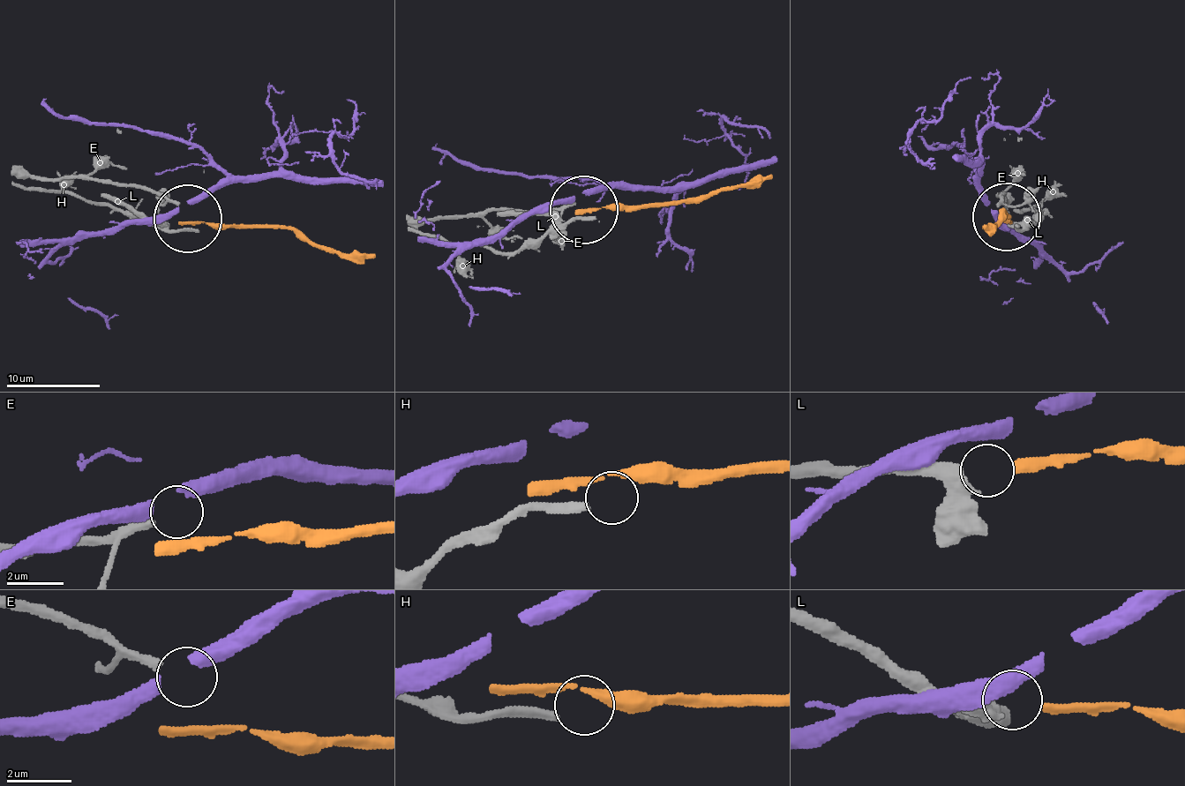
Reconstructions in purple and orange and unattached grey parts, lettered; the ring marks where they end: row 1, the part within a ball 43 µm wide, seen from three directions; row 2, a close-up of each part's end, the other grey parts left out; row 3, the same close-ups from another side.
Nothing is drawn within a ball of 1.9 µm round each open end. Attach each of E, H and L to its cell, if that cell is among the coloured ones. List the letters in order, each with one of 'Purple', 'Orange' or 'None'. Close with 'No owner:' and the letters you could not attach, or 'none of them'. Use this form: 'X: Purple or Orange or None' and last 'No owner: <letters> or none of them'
E: None
H: None
L: Orange
No owner: E, H

